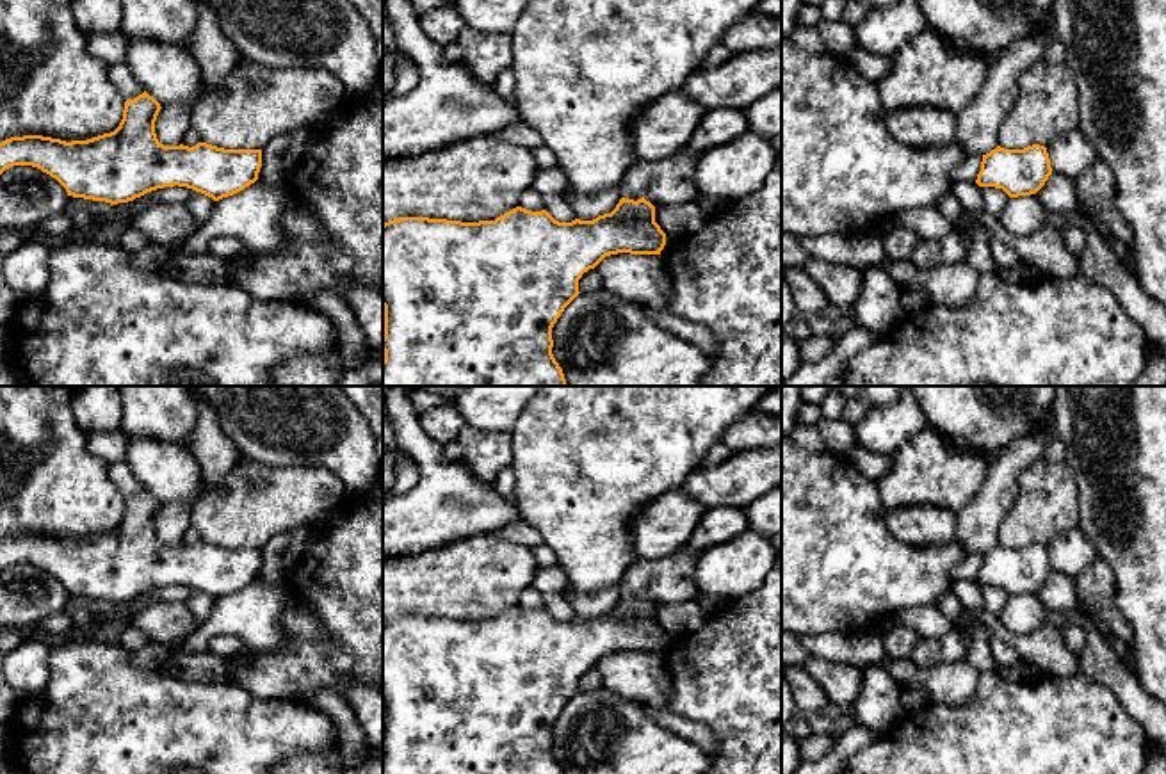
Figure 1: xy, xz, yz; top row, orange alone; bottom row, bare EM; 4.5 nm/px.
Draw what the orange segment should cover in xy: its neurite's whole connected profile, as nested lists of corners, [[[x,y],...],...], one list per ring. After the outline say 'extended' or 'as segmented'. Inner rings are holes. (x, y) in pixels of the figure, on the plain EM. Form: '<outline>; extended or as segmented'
[[[144,489],[125,500],[123,518],[110,532],[71,541],[43,534],[5,537],[0,573],[12,564],[32,564],[55,576],[68,594],[110,603],[174,584],[219,600],[258,578],[262,548],[160,543],[155,532],[160,507]]]; as segmented

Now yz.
[[[1032,543],[1024,548],[997,544],[983,553],[976,582],[1002,587],[1009,596],[1036,593],[1052,573],[1045,544]]]; as segmented

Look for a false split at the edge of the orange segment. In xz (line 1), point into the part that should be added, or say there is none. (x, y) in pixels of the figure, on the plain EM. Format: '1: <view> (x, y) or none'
1: none

